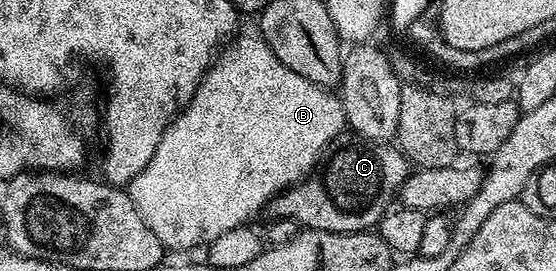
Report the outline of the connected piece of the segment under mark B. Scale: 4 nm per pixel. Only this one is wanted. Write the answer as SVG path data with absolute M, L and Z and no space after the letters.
M240 30L218 52L215 62L203 74L203 79L197 85L197 89L188 101L187 106L163 130L163 136L157 145L157 151L153 153L153 157L149 161L149 165L145 165L145 169L141 169L141 173L137 173L137 177L129 184L129 194L137 213L141 213L141 221L145 221L145 225L149 229L153 229L153 233L157 233L157 237L163 242L164 248L168 252L187 251L190 247L206 248L208 243L211 243L217 237L221 237L221 233L229 233L229 229L237 229L250 224L252 222L251 218L258 211L262 212L274 195L280 195L295 183L306 179L314 171L315 164L319 162L327 146L338 135L344 134L347 127L342 98L334 90L318 87L313 81L301 77L301 73L293 73L293 69L281 65L281 61L277 61L277 53L273 53L269 49L269 45L258 30L242 31Z

